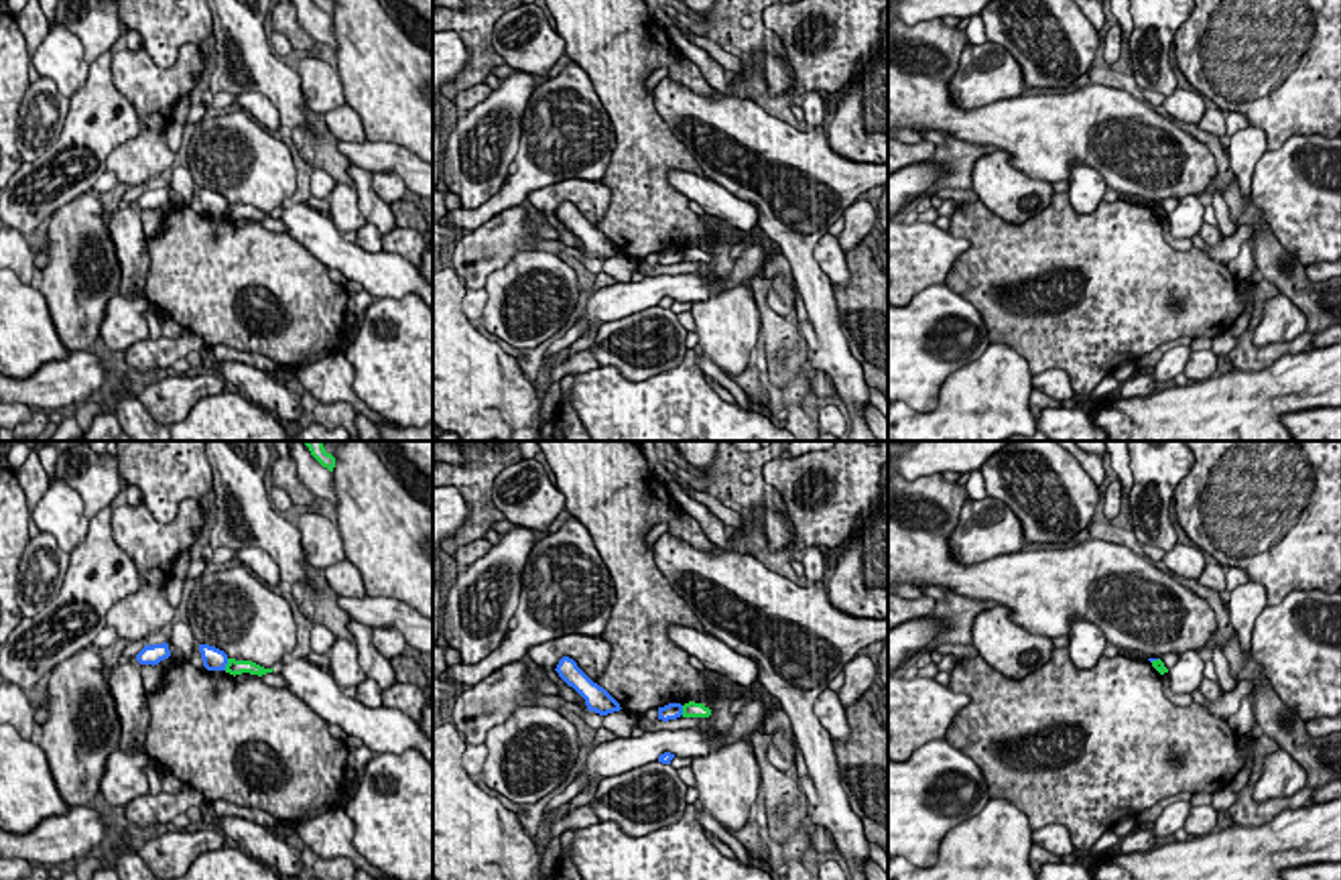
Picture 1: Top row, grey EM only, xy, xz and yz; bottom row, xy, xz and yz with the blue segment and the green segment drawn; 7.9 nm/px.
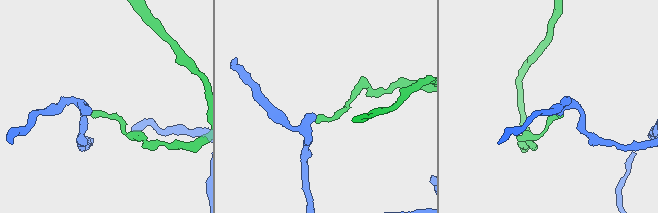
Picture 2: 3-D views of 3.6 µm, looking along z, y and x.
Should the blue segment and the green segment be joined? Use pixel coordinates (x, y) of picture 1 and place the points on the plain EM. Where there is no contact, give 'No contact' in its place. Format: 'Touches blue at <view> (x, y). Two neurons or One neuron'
Touches blue at xy (226, 208). Two neurons

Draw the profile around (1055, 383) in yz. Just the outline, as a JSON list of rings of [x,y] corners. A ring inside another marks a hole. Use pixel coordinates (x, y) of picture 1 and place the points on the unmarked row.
[[[1048,368],[1032,376],[1032,388],[1044,392],[1055,400],[1069,400],[1075,396],[1069,374],[1059,368]]]

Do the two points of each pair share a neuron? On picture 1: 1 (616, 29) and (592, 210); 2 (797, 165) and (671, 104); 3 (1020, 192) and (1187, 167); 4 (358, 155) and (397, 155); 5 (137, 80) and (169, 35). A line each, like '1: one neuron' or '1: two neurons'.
1: two neurons
2: one neuron
3: two neurons
4: one neuron
5: two neurons

